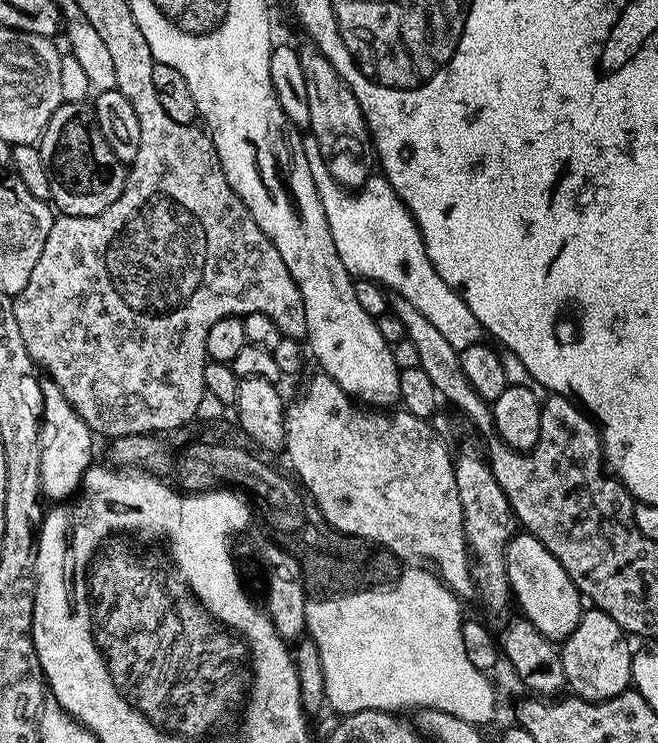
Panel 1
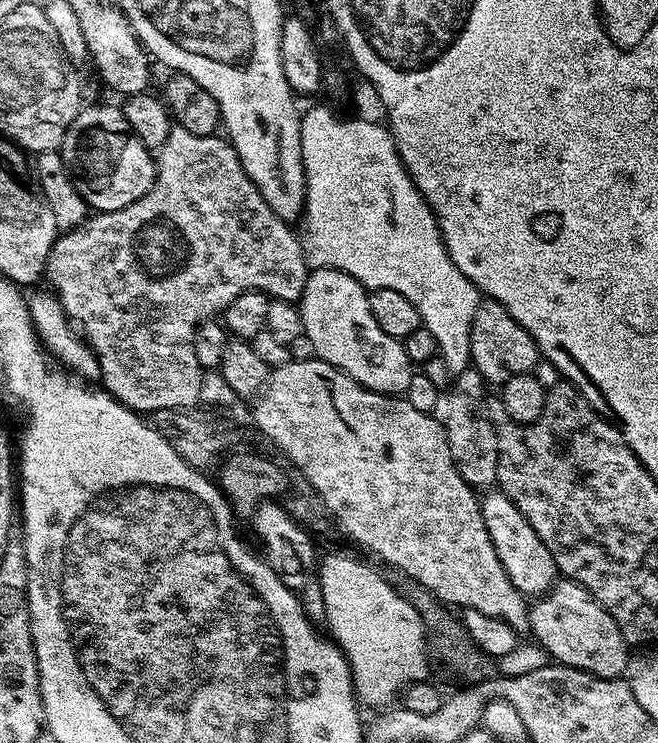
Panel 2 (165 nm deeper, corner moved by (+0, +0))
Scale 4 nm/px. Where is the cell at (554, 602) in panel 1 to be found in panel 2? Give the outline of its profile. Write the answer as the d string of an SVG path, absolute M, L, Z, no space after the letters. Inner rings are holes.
M499 490L485 491L480 500L480 509L486 522L486 530L490 534L490 542L494 542L496 553L510 582L514 582L516 589L523 592L525 597L543 596L556 583L558 573L550 550L546 550L538 534L534 534L534 526L530 526L530 522L522 518L518 506L514 506L507 494Z

